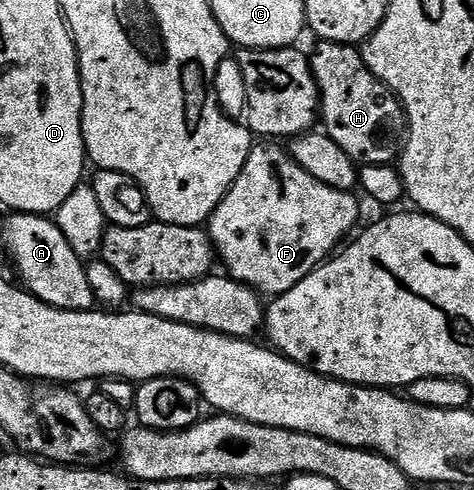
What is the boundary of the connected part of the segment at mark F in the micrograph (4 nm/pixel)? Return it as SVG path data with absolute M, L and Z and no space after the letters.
M255 145L251 149L248 160L240 172L240 176L236 176L232 188L226 193L224 200L220 200L220 204L214 209L214 215L212 215L208 223L210 242L214 246L215 255L220 259L221 265L222 262L226 265L225 273L229 277L235 278L238 282L243 282L245 286L250 286L263 296L277 296L288 292L292 288L296 288L296 284L300 284L300 280L304 280L304 276L311 274L316 267L321 266L323 262L327 261L343 245L342 237L358 222L358 202L353 198L354 196L351 191L337 190L328 184L320 184L320 180L308 176L308 172L304 172L304 168L297 166L294 159L290 157L283 147L281 150L278 146Z

